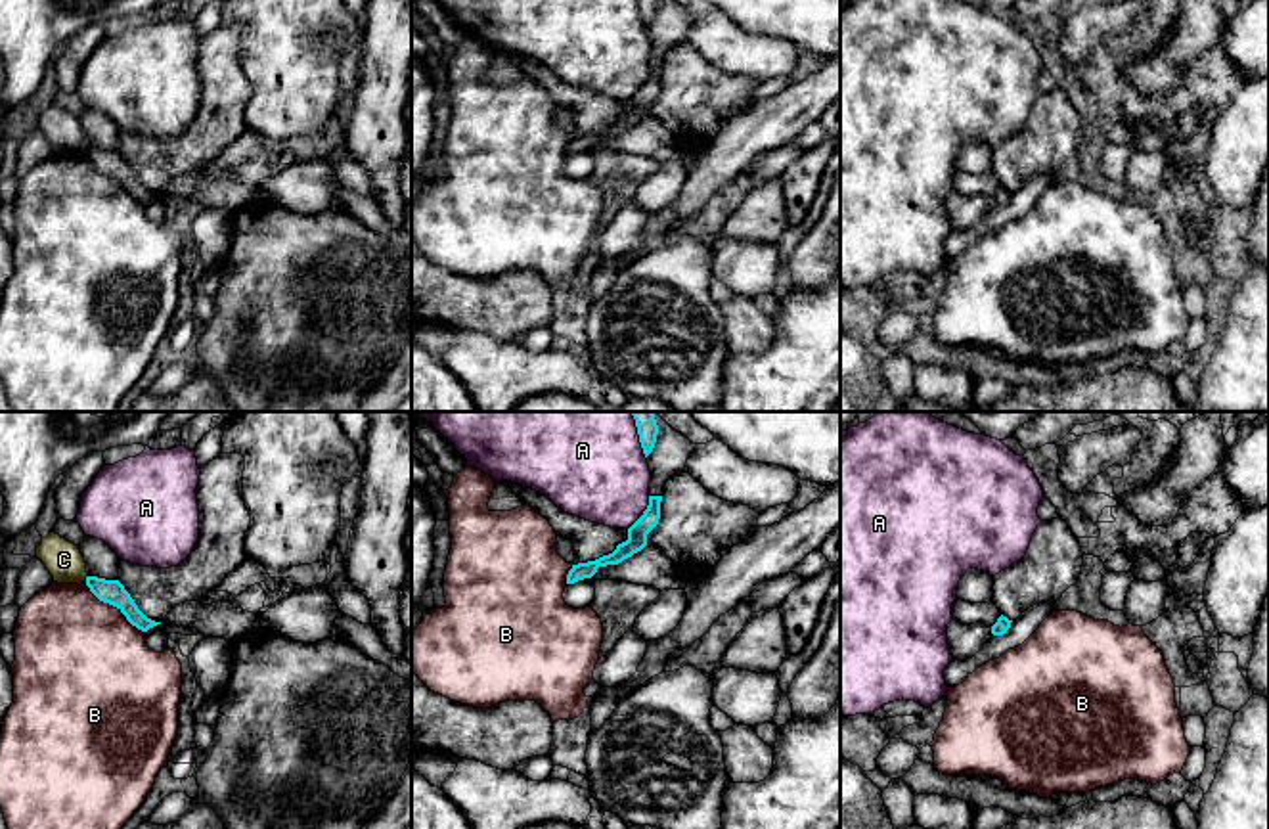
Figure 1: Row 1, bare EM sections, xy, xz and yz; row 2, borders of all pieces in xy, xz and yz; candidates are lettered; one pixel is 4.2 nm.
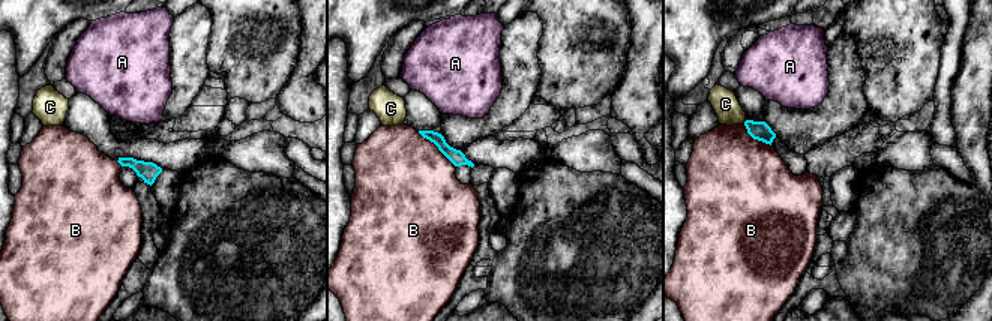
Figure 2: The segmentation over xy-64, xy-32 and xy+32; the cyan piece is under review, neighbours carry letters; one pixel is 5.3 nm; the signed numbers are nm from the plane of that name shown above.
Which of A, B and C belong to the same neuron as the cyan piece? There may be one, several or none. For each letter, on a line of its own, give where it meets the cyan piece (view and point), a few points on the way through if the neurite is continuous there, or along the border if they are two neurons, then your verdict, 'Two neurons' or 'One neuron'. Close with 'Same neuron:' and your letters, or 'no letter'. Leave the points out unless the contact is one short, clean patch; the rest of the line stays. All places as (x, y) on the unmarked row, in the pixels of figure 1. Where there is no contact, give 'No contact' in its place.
A: Touches cyan at xz (644, 85). Two neurons
B: Touches cyan at xy (113, 177). Two neurons
C: Touches cyan at xy (87, 150). Boundary: xy (87, 146), (85, 152). Two neurons
Same neuron: no letter

